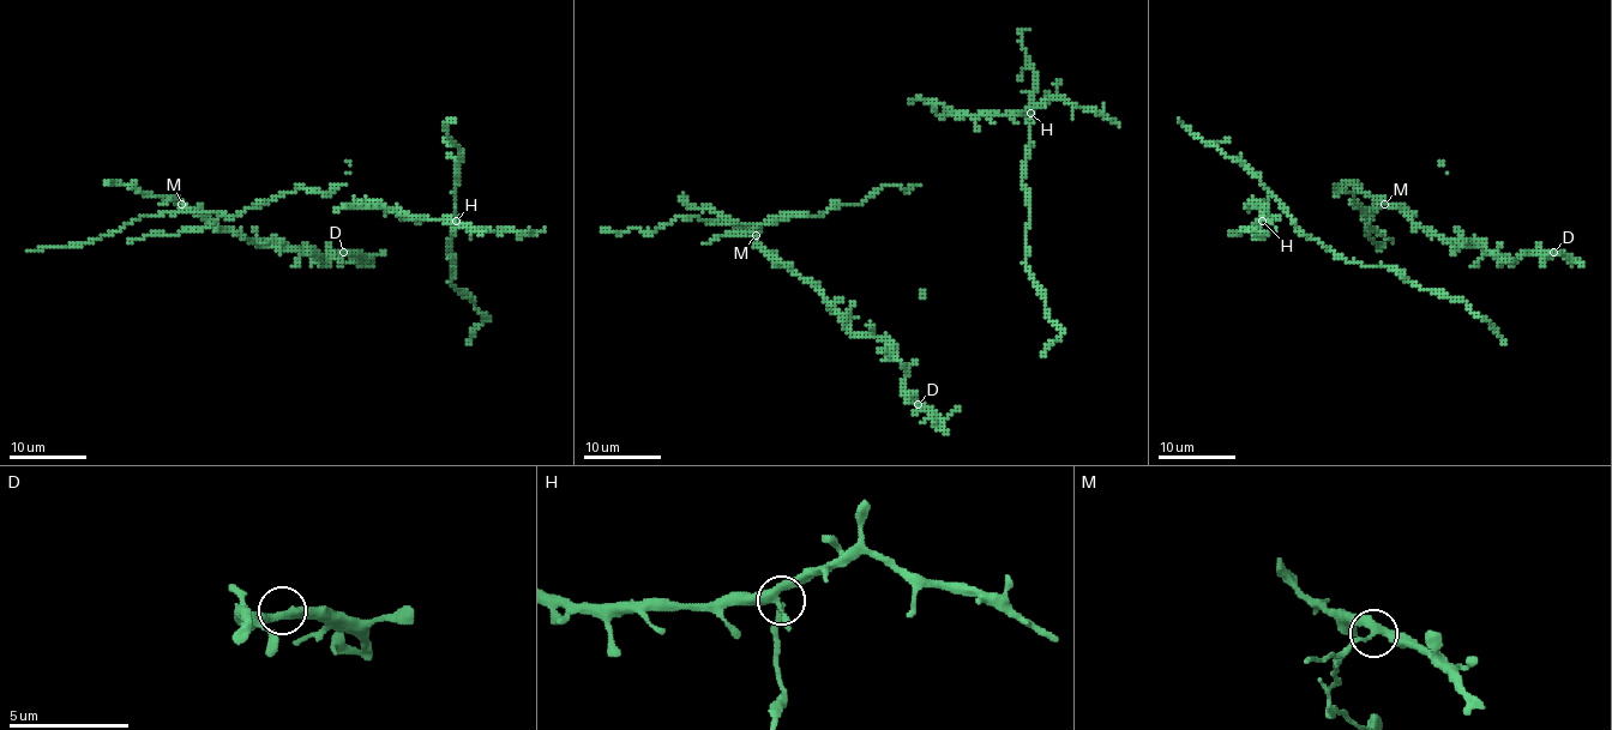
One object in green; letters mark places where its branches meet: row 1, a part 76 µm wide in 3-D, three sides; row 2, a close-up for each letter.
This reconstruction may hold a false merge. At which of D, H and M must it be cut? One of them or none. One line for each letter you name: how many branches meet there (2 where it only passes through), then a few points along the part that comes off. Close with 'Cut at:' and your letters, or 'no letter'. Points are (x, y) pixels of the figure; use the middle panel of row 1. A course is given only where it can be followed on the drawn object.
M: branches 3; course (756, 235), (762, 225), (777, 216), (818, 217), (832, 207), (858, 205), (884, 186), (920, 186)
Cut at: M

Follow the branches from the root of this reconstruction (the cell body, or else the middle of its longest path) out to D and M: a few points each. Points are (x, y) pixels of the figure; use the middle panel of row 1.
D: (902, 188), (886, 185), (814, 217), (774, 216), (755, 239), (854, 332), (890, 348), (918, 404)
M: (902, 188), (886, 185), (855, 205), (832, 205), (814, 217), (780, 213), (770, 217), (756, 235)

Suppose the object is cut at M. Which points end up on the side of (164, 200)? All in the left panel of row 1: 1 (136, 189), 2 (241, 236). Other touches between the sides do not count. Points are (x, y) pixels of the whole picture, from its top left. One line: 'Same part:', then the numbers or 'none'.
Same part: 1, 2

